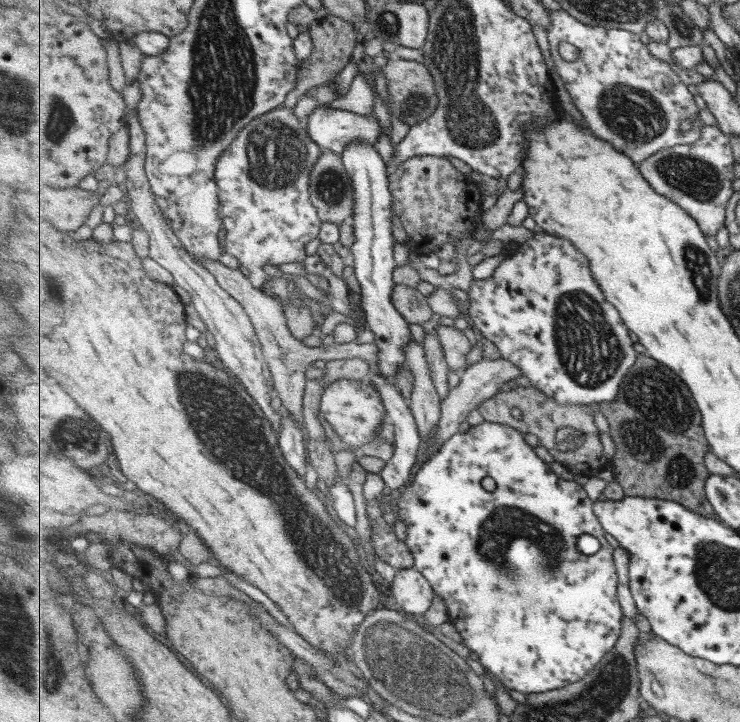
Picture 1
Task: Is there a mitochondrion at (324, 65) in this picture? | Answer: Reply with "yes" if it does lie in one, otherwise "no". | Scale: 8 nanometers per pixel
no

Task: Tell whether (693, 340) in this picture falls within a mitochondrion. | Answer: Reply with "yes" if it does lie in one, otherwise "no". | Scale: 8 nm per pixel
no

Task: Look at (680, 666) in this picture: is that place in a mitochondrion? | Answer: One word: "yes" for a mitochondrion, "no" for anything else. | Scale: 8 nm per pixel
no

